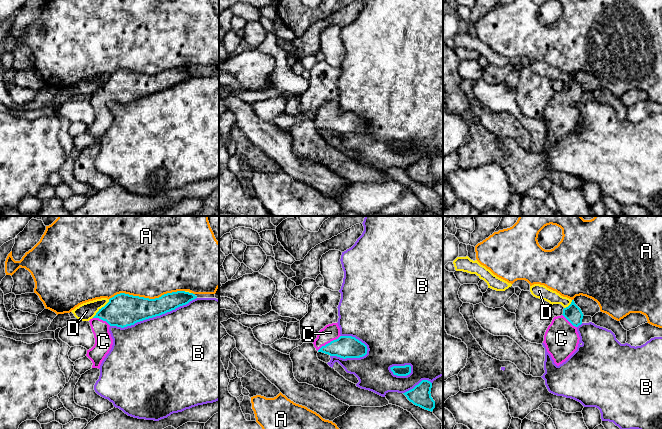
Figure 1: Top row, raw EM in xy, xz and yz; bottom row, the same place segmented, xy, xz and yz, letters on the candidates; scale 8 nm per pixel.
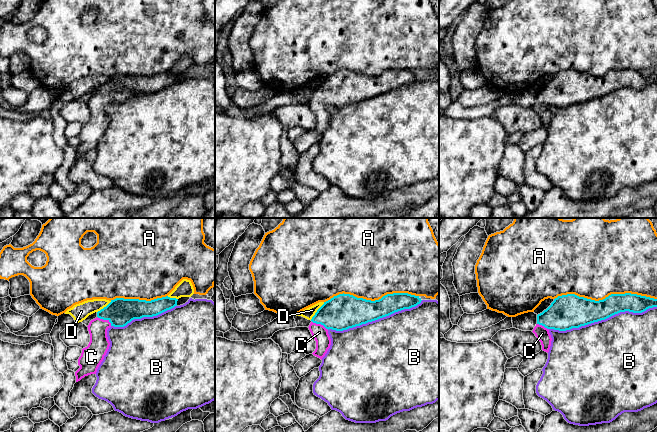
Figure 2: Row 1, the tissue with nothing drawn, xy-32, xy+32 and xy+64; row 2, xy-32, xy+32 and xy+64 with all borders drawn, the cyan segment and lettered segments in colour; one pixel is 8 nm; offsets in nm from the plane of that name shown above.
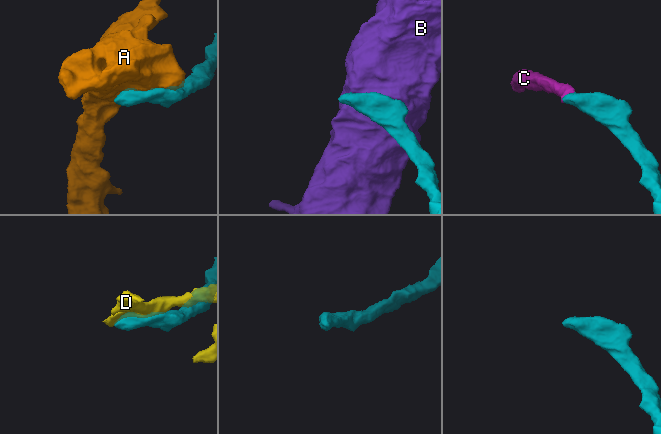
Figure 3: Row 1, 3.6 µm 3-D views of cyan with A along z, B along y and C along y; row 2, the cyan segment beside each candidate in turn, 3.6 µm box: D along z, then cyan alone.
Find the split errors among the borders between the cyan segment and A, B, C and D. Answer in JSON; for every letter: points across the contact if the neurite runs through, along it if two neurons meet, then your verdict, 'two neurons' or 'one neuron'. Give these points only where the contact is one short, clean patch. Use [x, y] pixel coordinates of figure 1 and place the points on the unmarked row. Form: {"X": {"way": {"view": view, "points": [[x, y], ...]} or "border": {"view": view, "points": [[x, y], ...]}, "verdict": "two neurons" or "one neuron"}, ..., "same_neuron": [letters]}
{"A": {"verdict": "two neurons"}, "B": {"verdict": "two neurons"}, "C": {"way": {"view": "xz", "points": [[344, 123], [328, 119], [330, 108]]}, "verdict": "one neuron"}, "D": {"verdict": "two neurons"}, "same_neuron": ["C"]}

